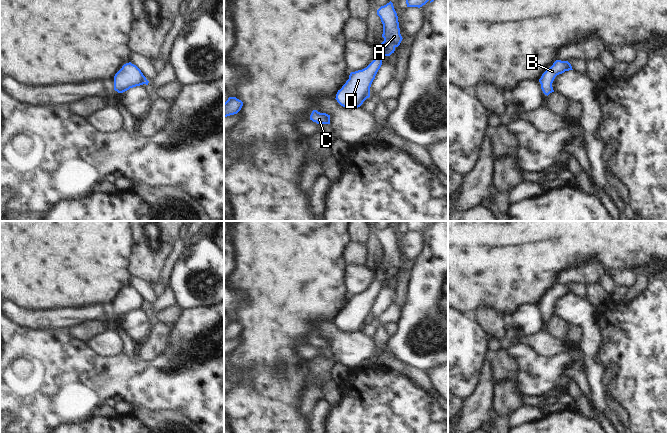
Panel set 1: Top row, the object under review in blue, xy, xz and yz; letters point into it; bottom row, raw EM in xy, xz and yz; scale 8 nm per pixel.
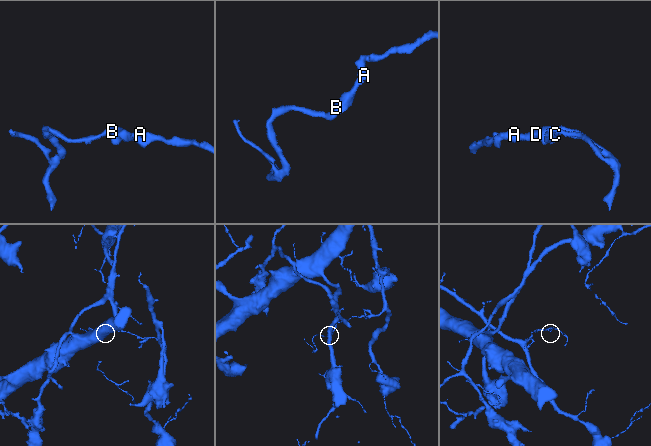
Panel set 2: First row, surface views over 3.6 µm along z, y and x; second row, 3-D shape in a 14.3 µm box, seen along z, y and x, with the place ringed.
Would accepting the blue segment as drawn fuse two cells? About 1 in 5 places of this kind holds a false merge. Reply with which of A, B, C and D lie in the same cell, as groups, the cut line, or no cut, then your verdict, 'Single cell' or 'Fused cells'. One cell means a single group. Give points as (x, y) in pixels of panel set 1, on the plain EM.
Groups: A B C D. No split. Single cell

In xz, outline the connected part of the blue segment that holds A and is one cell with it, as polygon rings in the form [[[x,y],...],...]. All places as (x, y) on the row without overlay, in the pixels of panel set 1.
[[[391,225],[381,230],[377,234],[377,239],[383,248],[384,265],[377,273],[376,282],[366,292],[351,296],[349,303],[338,314],[335,323],[343,331],[358,332],[370,321],[370,311],[382,289],[383,282],[394,277],[395,272],[403,263],[400,258],[398,240]]]

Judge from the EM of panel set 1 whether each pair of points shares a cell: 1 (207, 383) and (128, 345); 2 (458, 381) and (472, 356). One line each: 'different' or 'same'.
1: different
2: same

